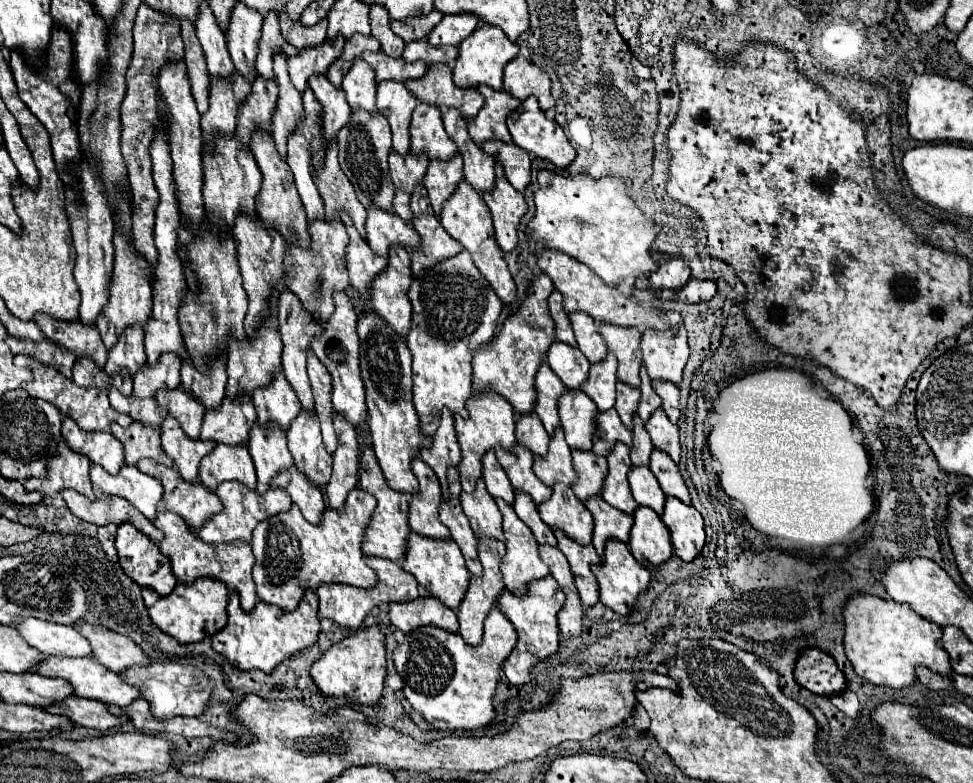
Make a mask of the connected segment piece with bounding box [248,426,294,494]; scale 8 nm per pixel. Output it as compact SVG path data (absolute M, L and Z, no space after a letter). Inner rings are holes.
M254 426L248 450L258 472L258 494L264 494L270 488L270 480L282 470L294 468L294 458L286 446L286 434L264 434L260 426Z

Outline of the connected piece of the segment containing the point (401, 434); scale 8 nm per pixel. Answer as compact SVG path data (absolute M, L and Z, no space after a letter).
M362 314L358 320L360 336L360 368L362 380L366 384L366 406L368 406L368 426L372 434L372 448L378 458L378 464L384 472L384 478L392 490L414 496L418 492L418 480L412 472L412 458L430 444L420 434L416 410L412 404L412 372L404 338L390 330L390 326L378 318L378 314Z

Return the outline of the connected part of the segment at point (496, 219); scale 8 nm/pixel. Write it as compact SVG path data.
M496 164L496 186L492 192L482 196L486 206L490 208L496 242L504 254L512 252L518 242L518 224L526 214L524 196L512 188L512 184L504 178L502 166Z

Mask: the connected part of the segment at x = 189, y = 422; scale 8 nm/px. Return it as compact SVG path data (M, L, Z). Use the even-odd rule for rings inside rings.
M176 388L168 392L168 414L180 422L188 438L196 440L200 436L204 410L200 410L200 406L196 406L196 402L192 402L192 398L184 394L184 390Z

